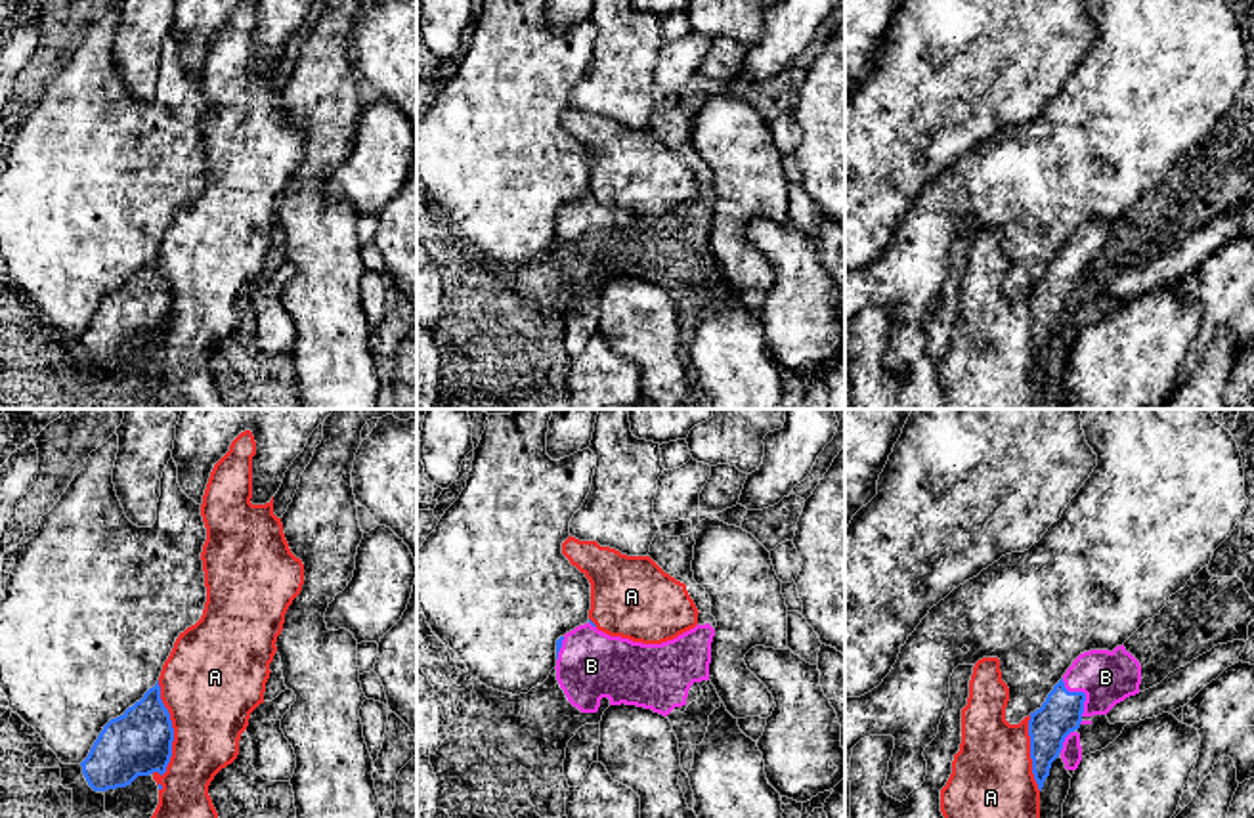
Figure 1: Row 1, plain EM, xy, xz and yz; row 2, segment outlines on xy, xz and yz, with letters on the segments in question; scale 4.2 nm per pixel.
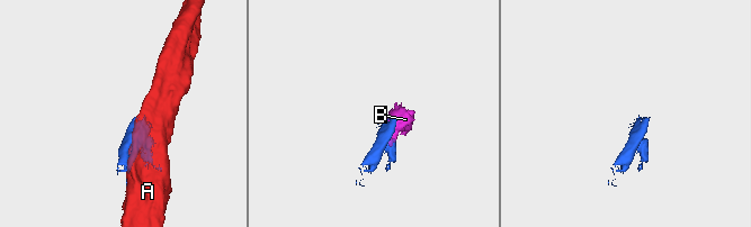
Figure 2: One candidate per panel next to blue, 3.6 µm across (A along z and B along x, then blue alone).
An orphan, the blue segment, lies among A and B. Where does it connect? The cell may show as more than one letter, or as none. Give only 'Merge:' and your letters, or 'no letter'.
Merge: B

